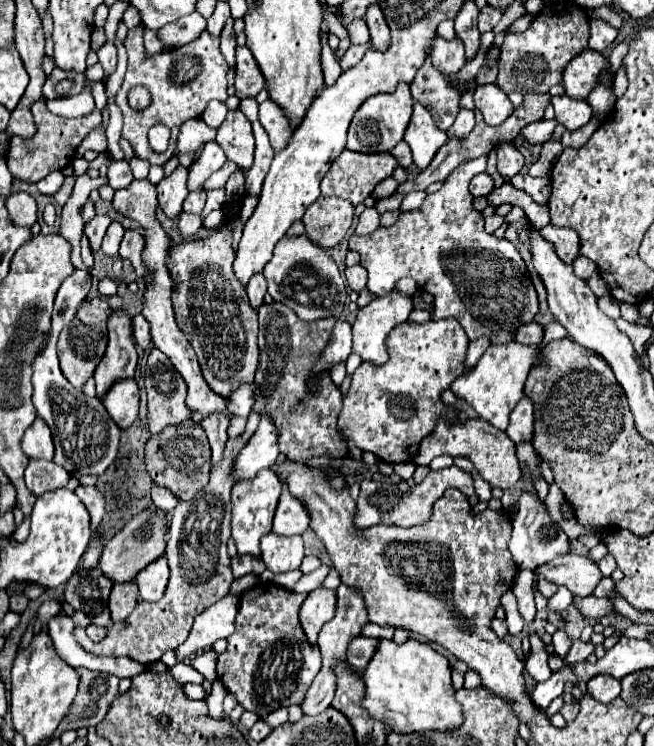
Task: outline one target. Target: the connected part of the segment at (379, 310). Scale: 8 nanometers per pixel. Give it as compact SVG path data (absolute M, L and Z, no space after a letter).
M388 293L386 297L376 297L376 301L372 301L370 305L366 305L364 309L358 311L356 321L352 325L352 333L354 333L354 345L352 345L352 353L360 355L364 361L374 363L374 365L384 365L388 361L388 353L386 353L386 345L384 339L386 335L400 323L404 323L410 315L410 311L414 309L412 299L408 295L402 293Z

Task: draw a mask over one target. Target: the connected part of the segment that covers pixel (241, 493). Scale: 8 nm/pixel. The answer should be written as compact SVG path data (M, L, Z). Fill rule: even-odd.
M272 469L260 471L254 479L242 481L232 487L231 537L238 547L238 555L260 557L260 539L272 531L272 519L274 519L280 491L282 491L282 481Z

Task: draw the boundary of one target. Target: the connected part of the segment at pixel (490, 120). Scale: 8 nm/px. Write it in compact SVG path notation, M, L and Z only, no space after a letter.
M494 83L478 85L474 91L474 103L488 125L500 125L514 113L508 95Z

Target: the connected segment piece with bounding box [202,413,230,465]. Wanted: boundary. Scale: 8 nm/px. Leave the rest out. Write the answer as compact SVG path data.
M214 413L214 415L206 417L206 419L202 419L202 427L204 427L204 431L206 431L208 439L210 439L210 445L212 445L212 463L214 465L222 461L222 451L224 451L226 441L228 441L228 437L226 437L228 423L230 421L220 413Z

